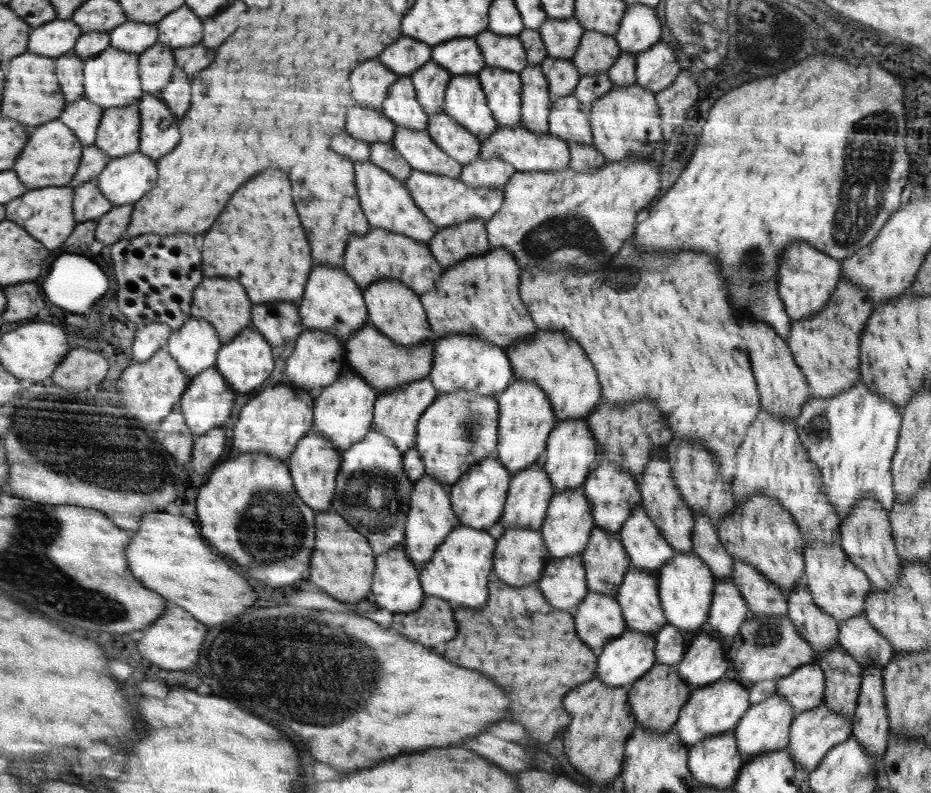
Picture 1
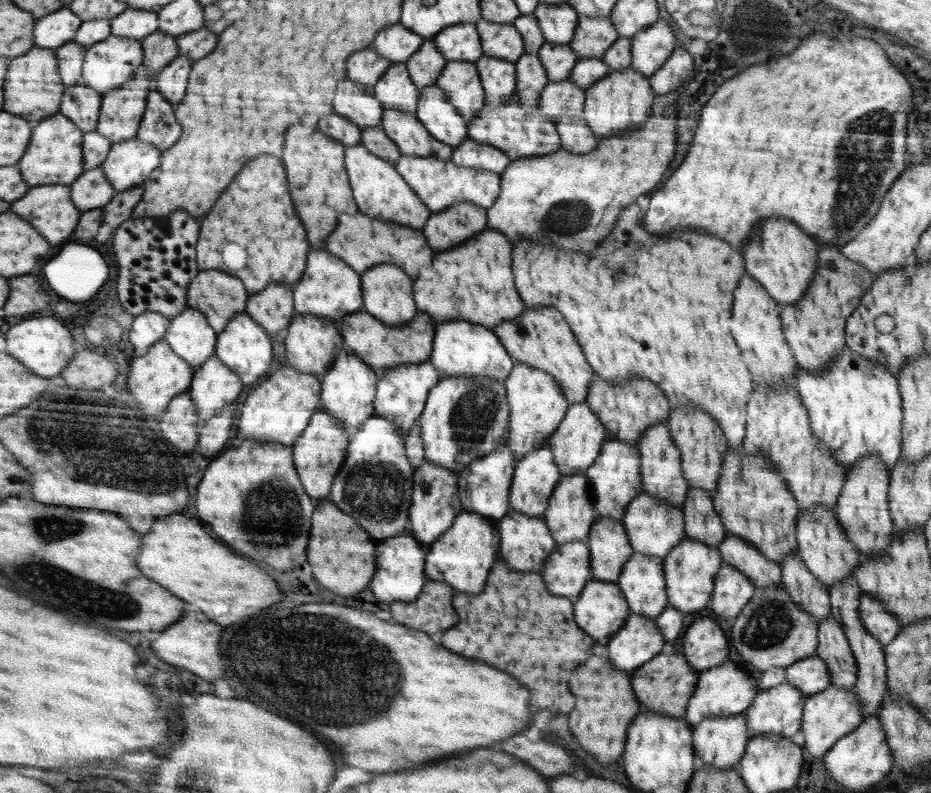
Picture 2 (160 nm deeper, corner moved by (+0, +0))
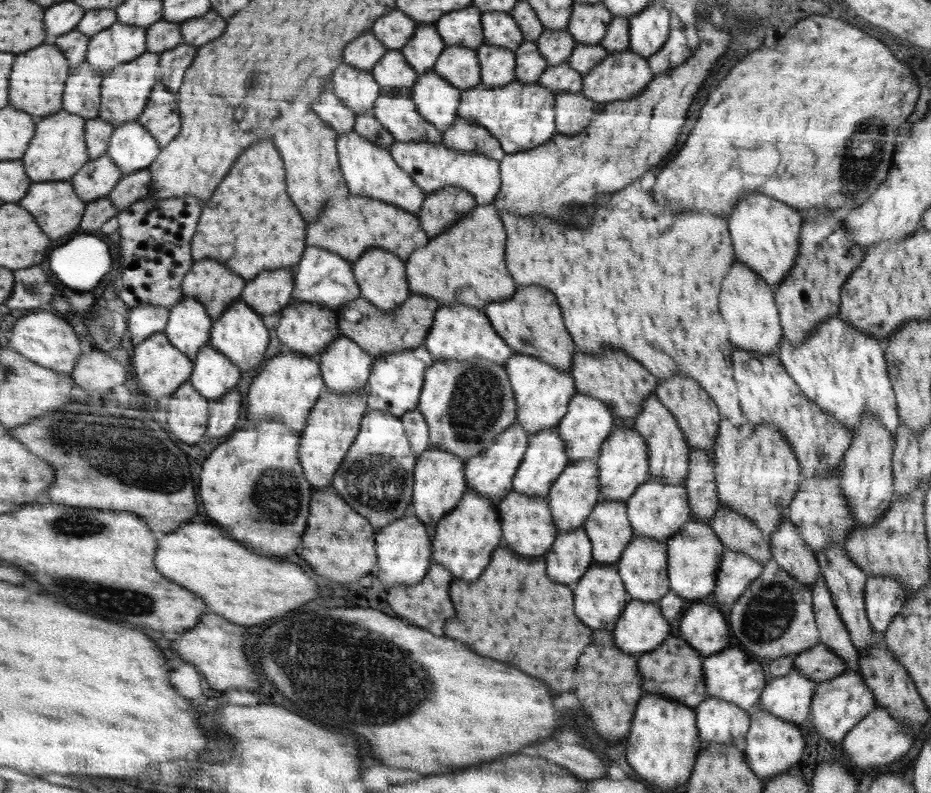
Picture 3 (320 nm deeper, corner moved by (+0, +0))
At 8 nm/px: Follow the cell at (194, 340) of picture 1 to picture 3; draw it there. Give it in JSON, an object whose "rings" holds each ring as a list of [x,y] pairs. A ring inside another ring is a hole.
{"rings":[[[184,298],[169,312],[170,318],[164,334],[176,349],[195,360],[200,350],[207,347],[211,340],[214,320],[207,312],[206,306],[193,298]]]}

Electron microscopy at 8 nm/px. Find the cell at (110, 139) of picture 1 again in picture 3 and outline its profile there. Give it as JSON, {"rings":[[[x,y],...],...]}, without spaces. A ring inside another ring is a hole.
{"rings":[[[146,52],[140,55],[139,59],[132,60],[131,63],[126,63],[103,77],[98,117],[108,122],[113,129],[123,127],[124,124],[135,123],[150,102],[158,78],[158,62],[159,55]]]}

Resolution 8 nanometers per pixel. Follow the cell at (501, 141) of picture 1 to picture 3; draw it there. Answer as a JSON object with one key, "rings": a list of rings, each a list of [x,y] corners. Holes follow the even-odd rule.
{"rings":[[[539,82],[508,83],[507,87],[486,88],[480,83],[478,88],[461,92],[457,116],[486,128],[506,154],[528,151],[550,142],[558,134],[555,129],[555,94]]]}

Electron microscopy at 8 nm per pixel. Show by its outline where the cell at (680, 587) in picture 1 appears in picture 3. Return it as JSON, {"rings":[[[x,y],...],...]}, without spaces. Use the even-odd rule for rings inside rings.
{"rings":[[[691,519],[680,530],[670,537],[667,542],[667,574],[669,578],[669,590],[673,590],[681,599],[693,603],[700,603],[713,592],[716,586],[716,577],[719,572],[719,564],[723,558],[725,548],[714,534],[710,525]]]}

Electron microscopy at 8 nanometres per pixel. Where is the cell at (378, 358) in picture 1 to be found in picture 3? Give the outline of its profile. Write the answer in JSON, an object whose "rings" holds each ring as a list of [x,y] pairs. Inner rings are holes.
{"rings":[[[411,293],[410,298],[402,306],[396,307],[394,311],[386,312],[360,296],[358,299],[351,300],[350,303],[344,304],[344,306],[337,309],[340,332],[343,332],[344,336],[351,337],[355,344],[360,345],[360,348],[365,349],[368,353],[372,353],[372,356],[379,357],[391,354],[391,352],[412,350],[426,342],[439,307],[440,304],[437,300],[420,296],[419,293]],[[347,308],[348,310],[358,310],[360,319],[350,324],[346,320]]]}

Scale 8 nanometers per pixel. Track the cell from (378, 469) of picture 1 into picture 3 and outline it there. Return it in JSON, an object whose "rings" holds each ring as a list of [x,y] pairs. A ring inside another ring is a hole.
{"rings":[[[367,411],[359,434],[355,436],[354,446],[344,459],[344,466],[335,474],[330,485],[360,516],[367,517],[376,530],[392,524],[395,520],[404,518],[406,508],[412,504],[412,482],[415,482],[414,450],[407,436],[405,424],[392,413],[382,411]]]}

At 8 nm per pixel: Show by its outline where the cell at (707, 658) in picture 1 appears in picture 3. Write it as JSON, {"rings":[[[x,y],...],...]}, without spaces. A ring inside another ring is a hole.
{"rings":[[[694,603],[684,611],[680,620],[683,639],[700,653],[702,658],[715,655],[734,643],[728,638],[728,628],[724,614],[710,603]]]}

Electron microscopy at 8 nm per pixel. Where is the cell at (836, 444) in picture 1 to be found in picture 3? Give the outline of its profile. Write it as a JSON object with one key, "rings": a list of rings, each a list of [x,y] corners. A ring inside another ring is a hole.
{"rings":[[[836,313],[820,323],[808,340],[793,345],[784,339],[777,356],[800,390],[831,419],[842,423],[852,434],[862,415],[872,415],[895,437],[900,417],[885,359],[884,346],[872,335],[846,323]]]}

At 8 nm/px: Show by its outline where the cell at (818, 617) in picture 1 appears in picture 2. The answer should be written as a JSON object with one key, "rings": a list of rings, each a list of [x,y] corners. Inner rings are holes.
{"rings":[[[797,553],[783,560],[781,582],[796,608],[812,615],[818,623],[831,614],[829,591],[808,572]]]}

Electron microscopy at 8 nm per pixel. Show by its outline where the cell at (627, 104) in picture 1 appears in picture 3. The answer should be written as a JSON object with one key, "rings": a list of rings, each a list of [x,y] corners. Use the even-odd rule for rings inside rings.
{"rings":[[[628,48],[610,53],[600,64],[594,66],[588,75],[583,76],[584,96],[594,102],[596,112],[607,104],[632,100],[634,96],[640,96],[640,92],[644,92],[652,80],[653,73],[647,60]]]}

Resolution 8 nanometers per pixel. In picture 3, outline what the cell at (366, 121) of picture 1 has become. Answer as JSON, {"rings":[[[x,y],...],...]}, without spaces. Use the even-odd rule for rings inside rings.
{"rings":[[[344,64],[344,68],[332,76],[332,86],[336,96],[356,114],[372,111],[382,93],[382,88],[372,78],[371,72],[356,70],[348,64]]]}

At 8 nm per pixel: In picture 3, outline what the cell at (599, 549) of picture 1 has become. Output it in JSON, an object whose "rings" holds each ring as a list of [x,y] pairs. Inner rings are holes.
{"rings":[[[602,500],[590,514],[583,529],[587,535],[591,537],[592,545],[595,548],[595,559],[598,564],[604,566],[616,566],[623,557],[623,553],[627,550],[635,536],[631,527],[630,518],[627,516],[627,504],[622,501]]]}

